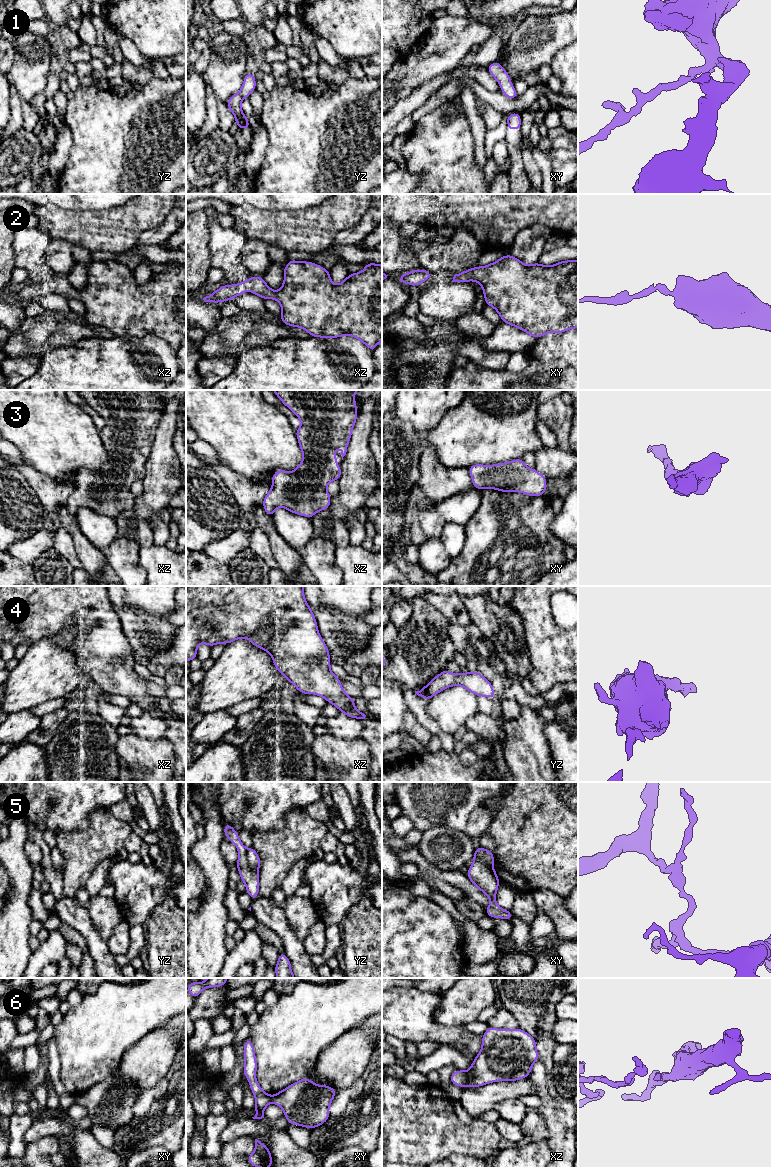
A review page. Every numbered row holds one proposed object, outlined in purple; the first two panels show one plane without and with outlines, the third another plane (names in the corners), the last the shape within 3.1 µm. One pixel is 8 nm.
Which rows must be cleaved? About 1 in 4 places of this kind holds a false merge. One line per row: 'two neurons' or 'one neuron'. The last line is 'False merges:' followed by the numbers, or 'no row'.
1: one neuron
2: one neuron
3: one neuron
4: one neuron
5: two neurons
6: two neurons
False merges: 5, 6

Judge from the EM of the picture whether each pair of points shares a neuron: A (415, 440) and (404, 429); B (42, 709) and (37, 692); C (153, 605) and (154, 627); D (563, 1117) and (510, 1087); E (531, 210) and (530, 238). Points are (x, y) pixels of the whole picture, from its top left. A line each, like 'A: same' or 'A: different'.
A: same
B: different
C: different
D: different
E: different

